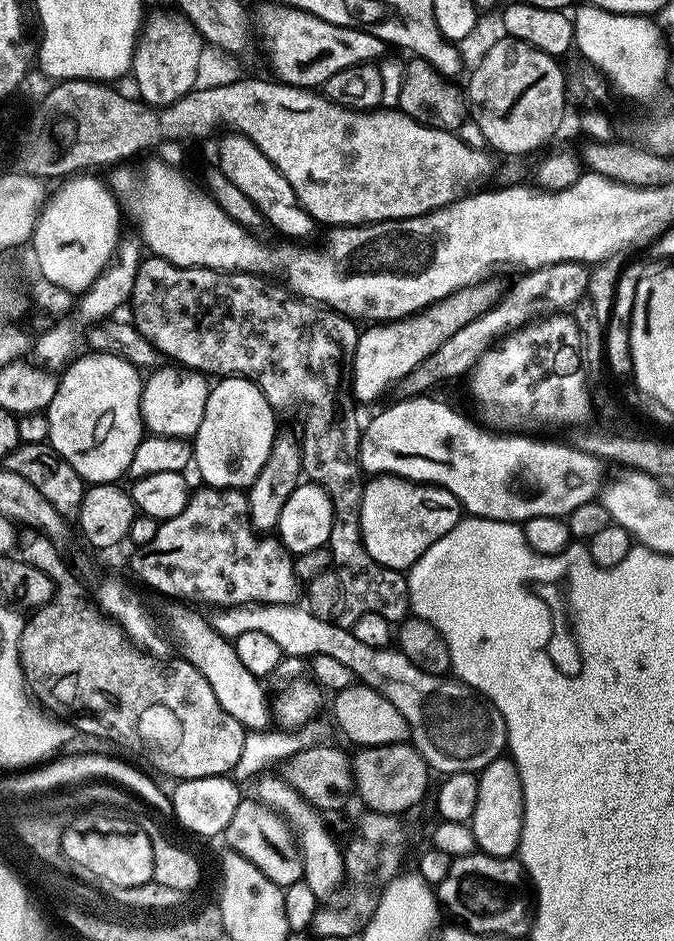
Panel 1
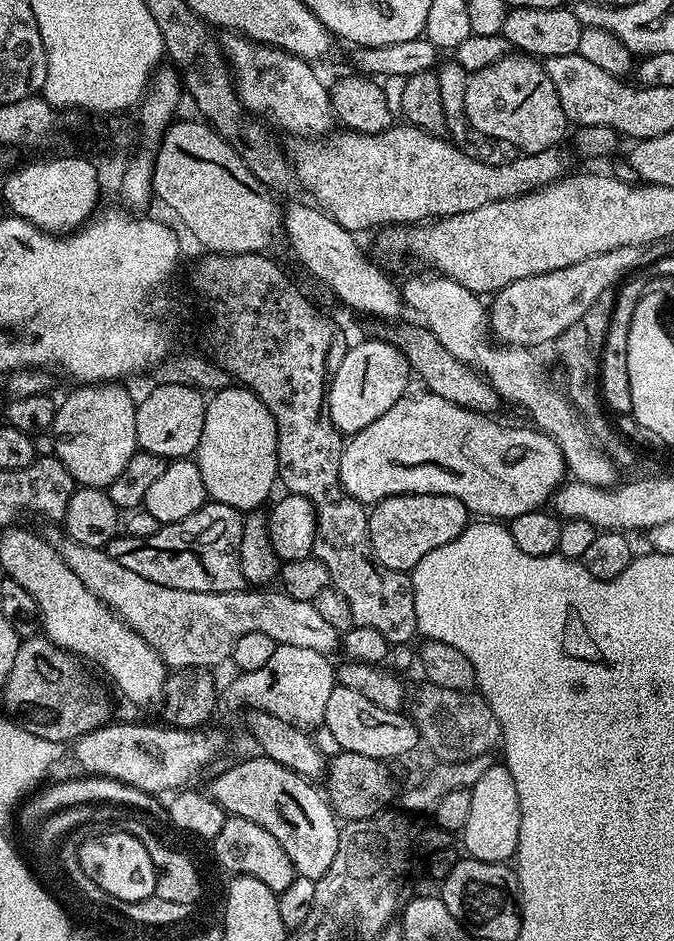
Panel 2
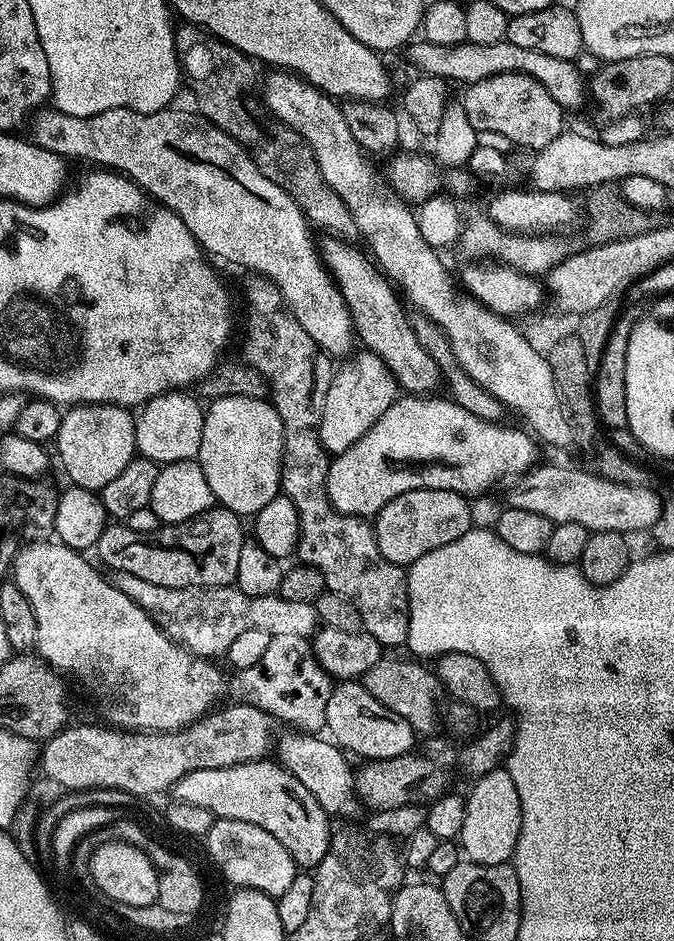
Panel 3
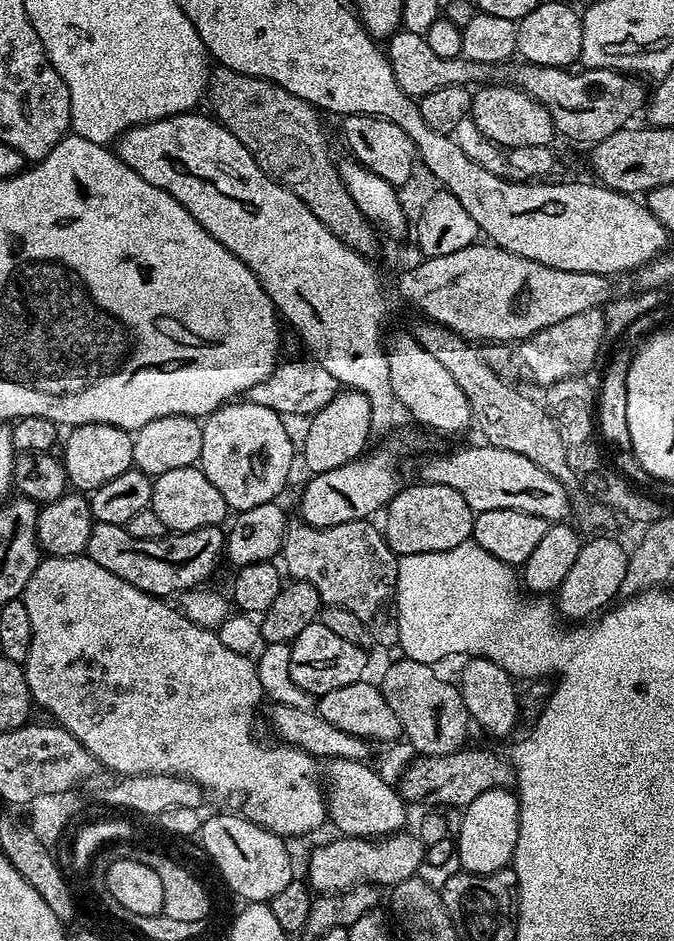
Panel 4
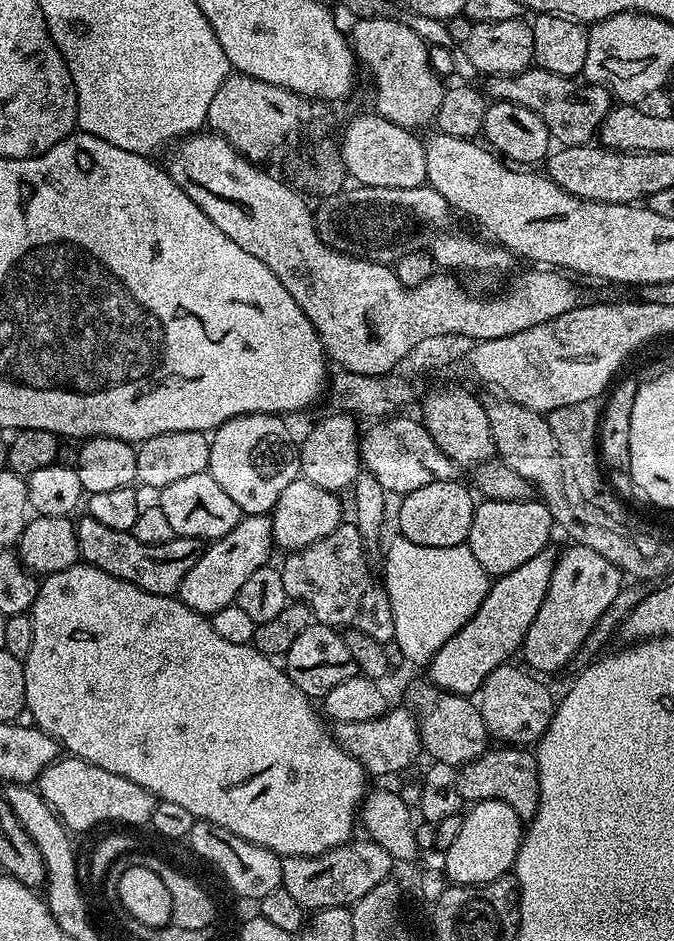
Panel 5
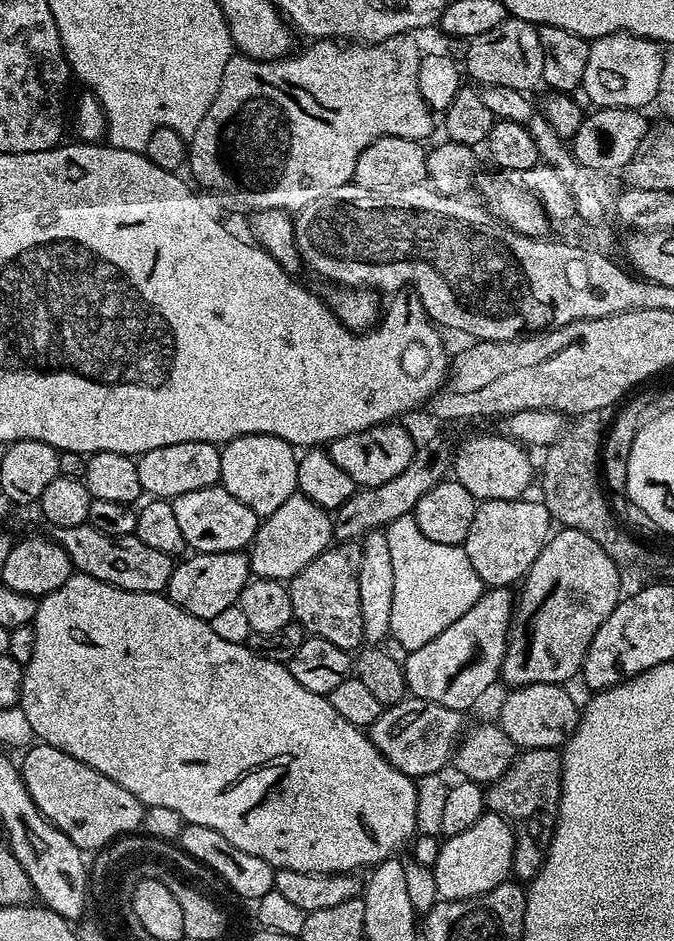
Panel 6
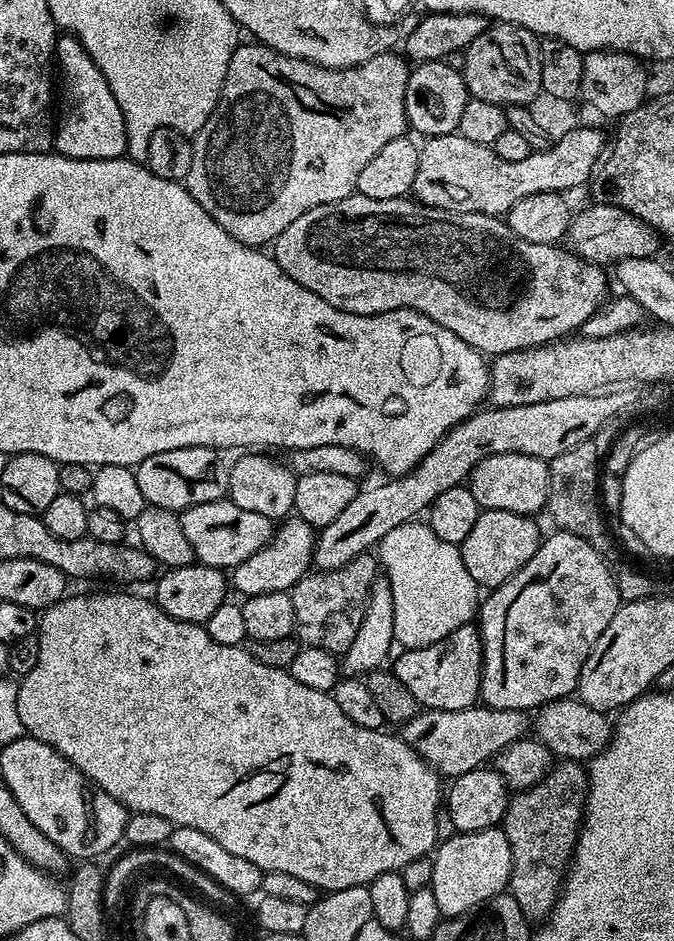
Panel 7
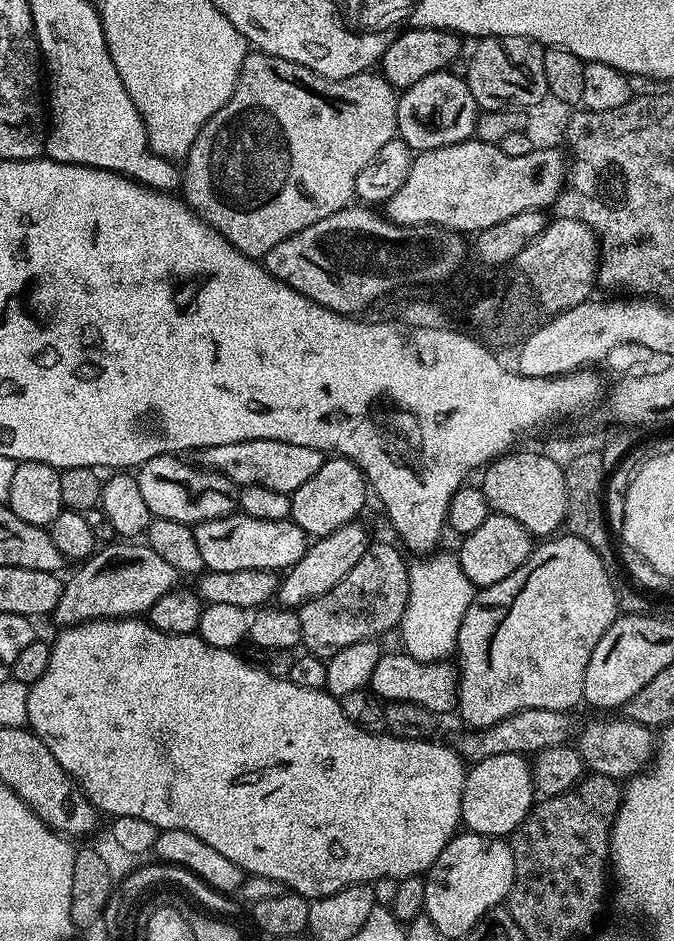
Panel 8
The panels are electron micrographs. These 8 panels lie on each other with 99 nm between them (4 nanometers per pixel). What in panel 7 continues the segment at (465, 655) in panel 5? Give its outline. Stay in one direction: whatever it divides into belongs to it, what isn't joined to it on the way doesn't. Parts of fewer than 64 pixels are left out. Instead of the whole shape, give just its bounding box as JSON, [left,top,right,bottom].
[394,623,482,710]

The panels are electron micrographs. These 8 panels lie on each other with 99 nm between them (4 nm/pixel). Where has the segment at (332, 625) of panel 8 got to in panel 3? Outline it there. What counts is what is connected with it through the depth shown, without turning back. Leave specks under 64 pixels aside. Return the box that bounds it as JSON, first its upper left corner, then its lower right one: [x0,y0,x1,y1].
[243,278,410,649]

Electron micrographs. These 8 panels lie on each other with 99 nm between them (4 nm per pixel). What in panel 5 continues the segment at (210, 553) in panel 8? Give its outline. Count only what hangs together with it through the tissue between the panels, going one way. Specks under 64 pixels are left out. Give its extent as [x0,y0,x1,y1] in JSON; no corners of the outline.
[158,471,242,542]

